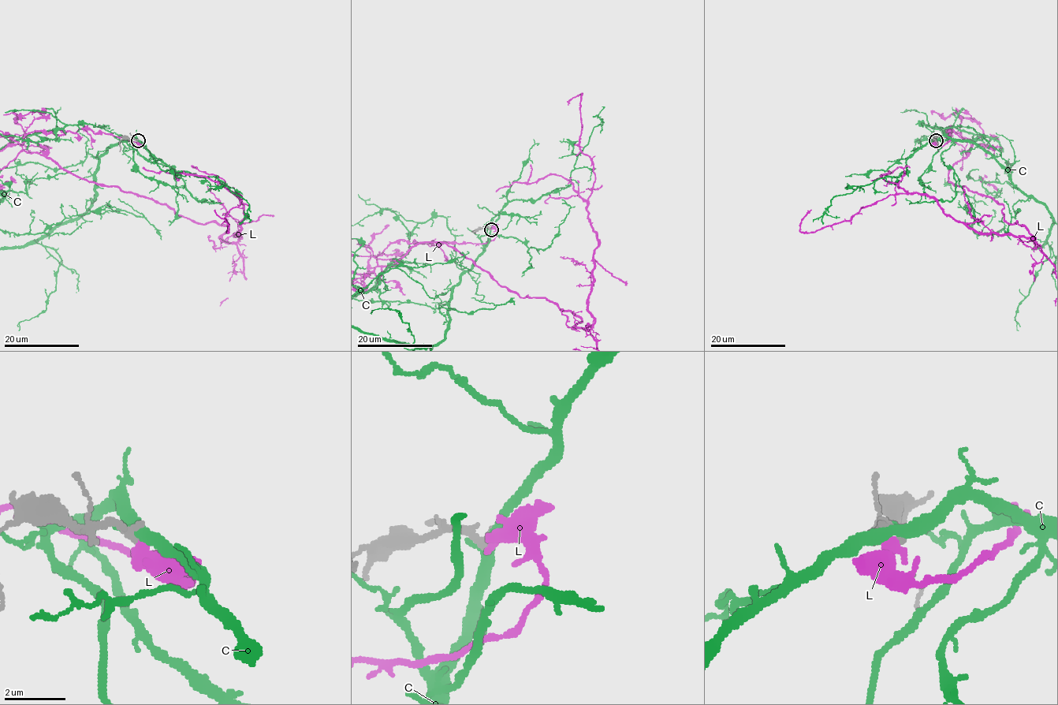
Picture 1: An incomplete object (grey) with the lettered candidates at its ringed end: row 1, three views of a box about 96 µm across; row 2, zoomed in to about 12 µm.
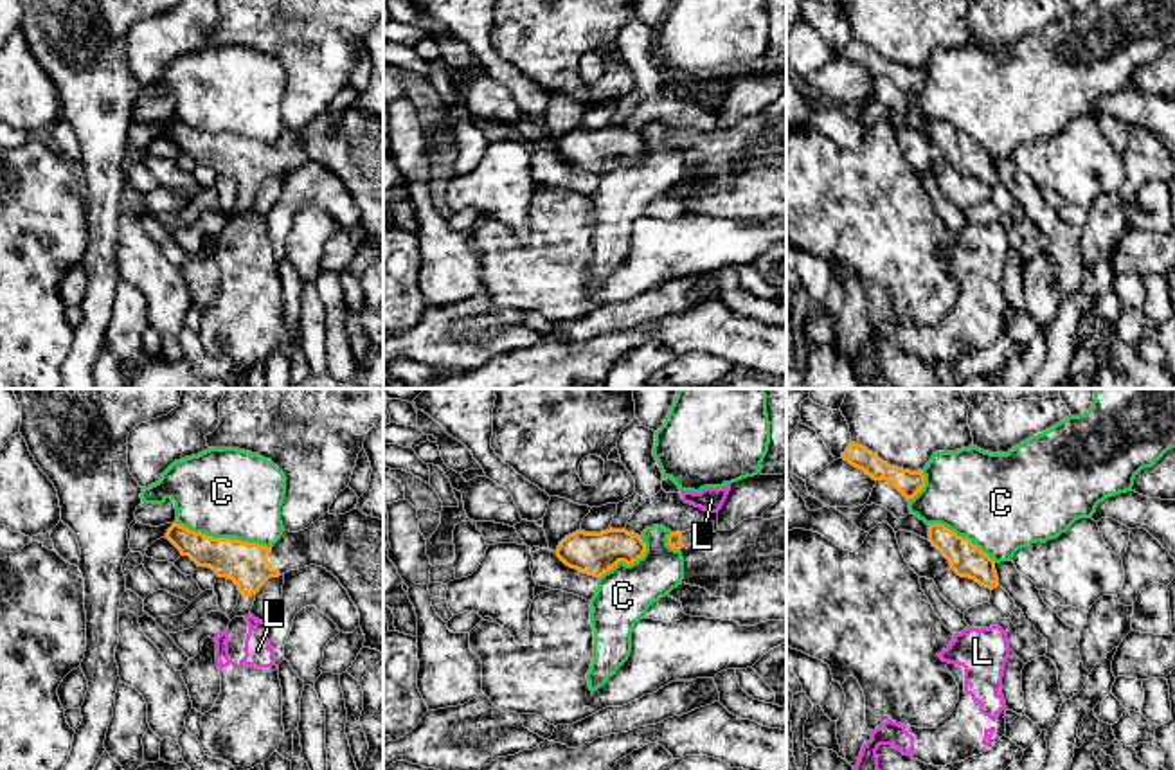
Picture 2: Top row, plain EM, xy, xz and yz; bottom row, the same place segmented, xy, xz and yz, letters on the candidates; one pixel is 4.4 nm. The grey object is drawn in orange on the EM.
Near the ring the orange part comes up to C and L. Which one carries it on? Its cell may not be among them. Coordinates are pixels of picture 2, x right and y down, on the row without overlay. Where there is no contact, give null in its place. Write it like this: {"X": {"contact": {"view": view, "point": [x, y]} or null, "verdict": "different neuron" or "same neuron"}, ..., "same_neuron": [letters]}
{"C": {"contact": {"view": "xy", "point": [224, 135]}, "verdict": "different neuron"}, "L": {"contact": null, "verdict": "different neuron"}, "same_neuron": []}

